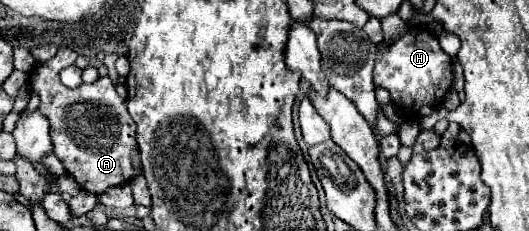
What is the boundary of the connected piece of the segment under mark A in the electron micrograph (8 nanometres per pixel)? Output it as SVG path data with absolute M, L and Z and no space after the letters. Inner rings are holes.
M59 48L57 54L33 68L29 74L31 92L41 98L39 112L47 116L51 124L51 140L55 146L55 154L63 160L67 172L75 178L75 182L93 194L103 194L111 186L119 186L129 182L135 176L131 164L131 150L135 148L135 124L125 108L125 100L121 100L115 92L115 84L105 76L95 84L83 84L79 88L67 88L59 80L59 72L65 66L75 64L77 52L71 48Z

